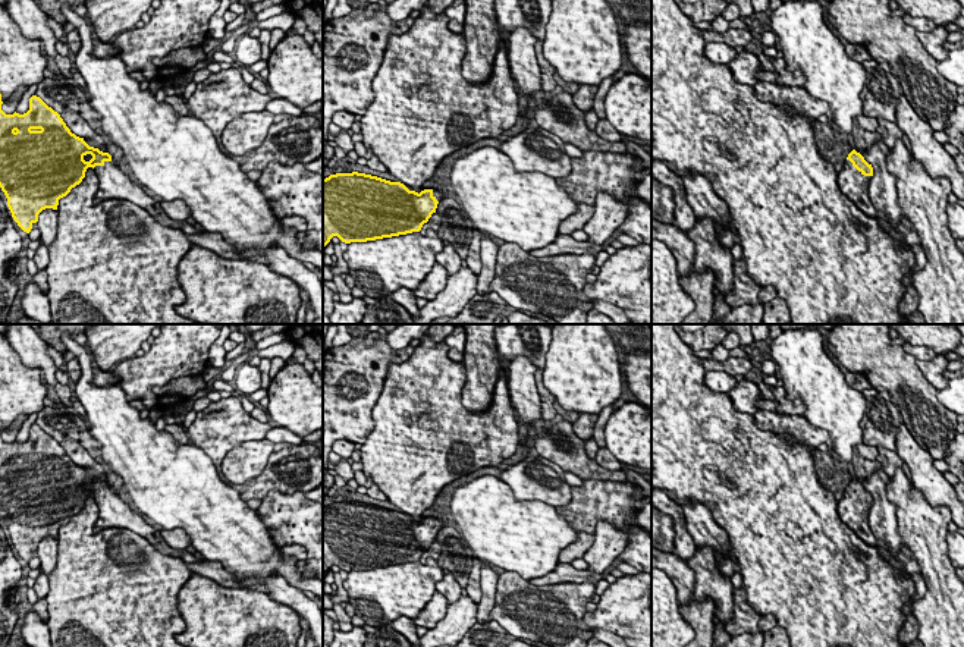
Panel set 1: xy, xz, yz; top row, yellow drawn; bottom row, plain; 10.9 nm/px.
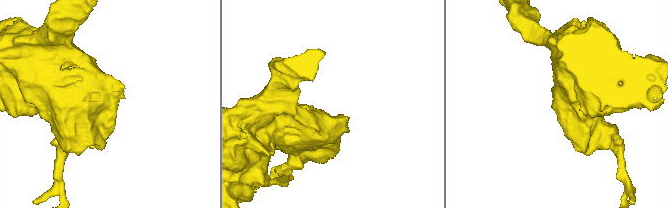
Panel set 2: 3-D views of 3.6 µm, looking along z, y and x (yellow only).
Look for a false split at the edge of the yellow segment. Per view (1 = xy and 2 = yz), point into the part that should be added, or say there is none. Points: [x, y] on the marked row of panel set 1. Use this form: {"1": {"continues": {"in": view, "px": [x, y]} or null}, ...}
{"1": {"continues": {"in": "xy", "px": [112, 182]}}, "2": {"continues": {"in": "yz", "px": [853, 184]}}}

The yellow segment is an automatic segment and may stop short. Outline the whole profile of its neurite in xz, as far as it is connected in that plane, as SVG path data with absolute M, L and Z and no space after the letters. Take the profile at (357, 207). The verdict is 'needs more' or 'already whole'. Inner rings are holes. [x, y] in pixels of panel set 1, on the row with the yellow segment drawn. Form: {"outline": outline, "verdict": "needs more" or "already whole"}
{"outline": "M358 172L330 175L323 179L323 254L333 236L351 244L420 232L445 197L446 192L437 189L418 194L401 182Z", "verdict": "needs more"}

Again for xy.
{"outline": "M0 94L0 188L7 198L13 220L23 232L31 232L43 210L57 210L59 200L79 185L87 169L92 167L98 176L97 202L110 198L126 200L144 208L163 226L180 229L186 236L197 233L197 229L186 222L170 219L160 201L151 198L131 173L122 172L109 153L90 147L84 138L72 134L60 114L40 97L29 98L29 110L23 114L16 112L6 114L1 104Z", "verdict": "needs more"}

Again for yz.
{"outline": "M852 150L842 170L838 173L838 185L857 208L870 217L876 217L876 207L869 195L872 176L872 164L869 164L860 153Z", "verdict": "needs more"}

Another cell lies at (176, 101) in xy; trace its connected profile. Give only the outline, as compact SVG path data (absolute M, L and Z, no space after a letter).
M169 95L164 98L164 103L170 104L180 116L189 114L188 104L185 103L185 98L182 95Z

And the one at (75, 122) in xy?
M66 109L63 113L60 113L60 117L76 136L84 139L94 139L98 147L104 145L107 150L113 147L113 141L104 134L97 134L81 116L81 113Z

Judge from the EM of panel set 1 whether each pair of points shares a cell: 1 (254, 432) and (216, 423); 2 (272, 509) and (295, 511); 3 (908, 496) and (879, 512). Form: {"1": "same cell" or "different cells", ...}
{"1": "same cell", "2": "same cell", "3": "different cells"}

